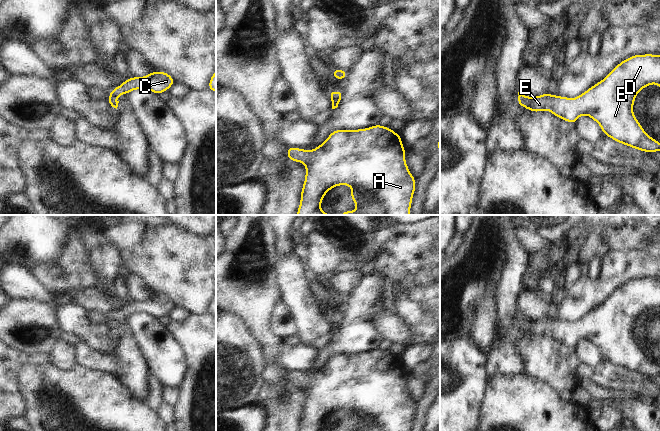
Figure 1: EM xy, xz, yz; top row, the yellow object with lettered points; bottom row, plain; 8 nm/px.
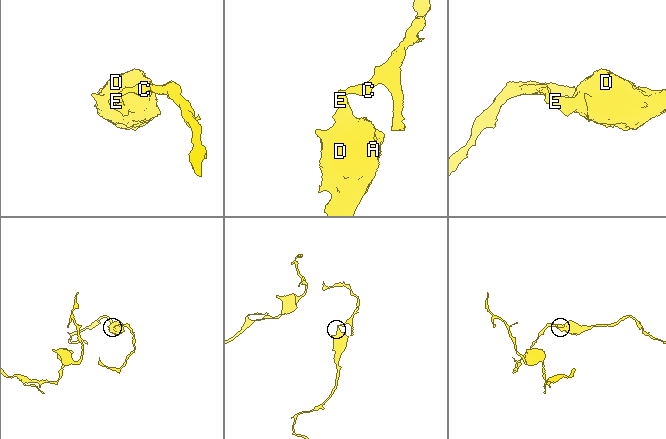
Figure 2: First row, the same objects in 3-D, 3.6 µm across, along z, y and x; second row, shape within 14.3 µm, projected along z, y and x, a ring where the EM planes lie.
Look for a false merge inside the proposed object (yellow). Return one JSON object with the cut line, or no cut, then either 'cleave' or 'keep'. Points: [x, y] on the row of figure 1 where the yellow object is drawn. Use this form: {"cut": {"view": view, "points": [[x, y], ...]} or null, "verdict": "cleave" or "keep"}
{"cut": {"view": "xy", "points": [[110, 94], [113, 97]]}, "verdict": "cleave"}

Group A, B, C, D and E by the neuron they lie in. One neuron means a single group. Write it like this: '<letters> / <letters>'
A B D E / C

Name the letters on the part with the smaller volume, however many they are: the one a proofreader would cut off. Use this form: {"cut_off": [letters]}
{"cut_off": ["C"]}

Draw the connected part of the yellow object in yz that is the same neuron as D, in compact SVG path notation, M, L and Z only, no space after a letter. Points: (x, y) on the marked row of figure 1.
M633 55L619 63L609 75L583 94L571 99L544 93L539 97L518 96L517 104L532 112L549 110L555 116L575 124L578 117L588 115L602 128L603 134L613 140L644 152L660 151L660 142L651 138L635 118L632 107L637 93L649 84L660 86L660 55Z

